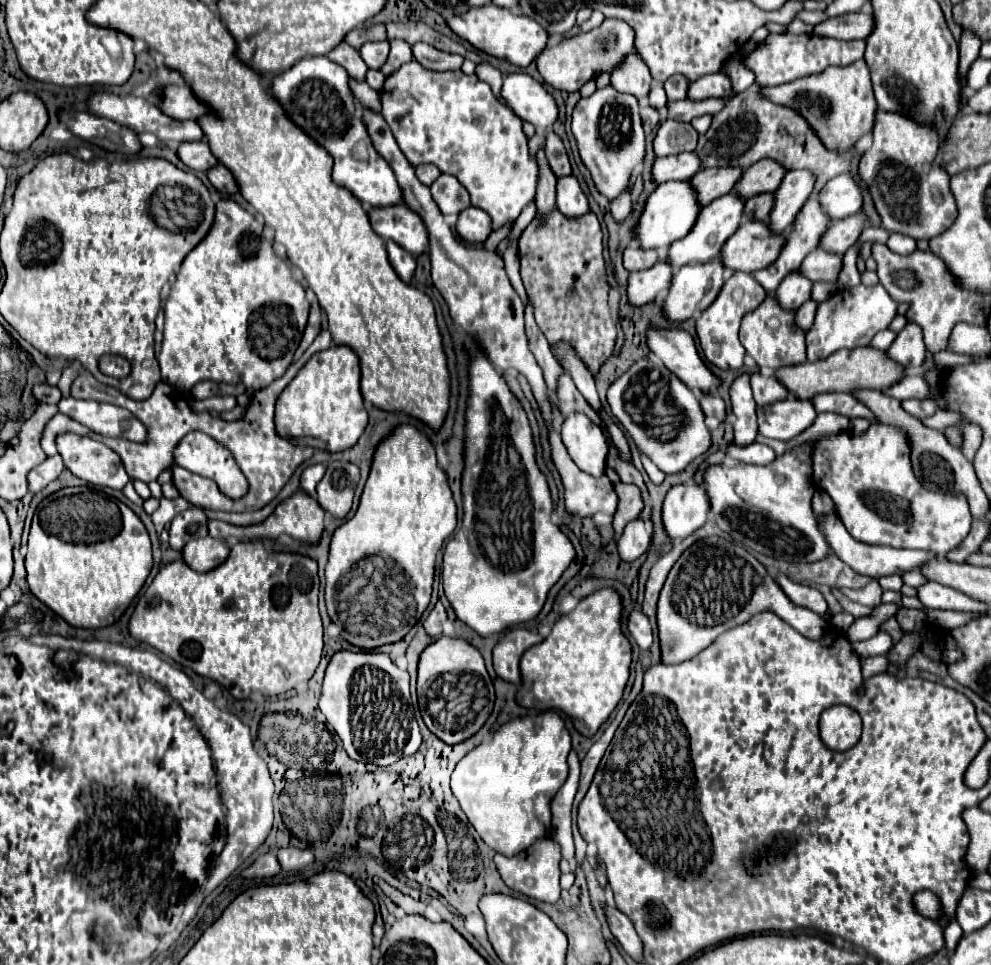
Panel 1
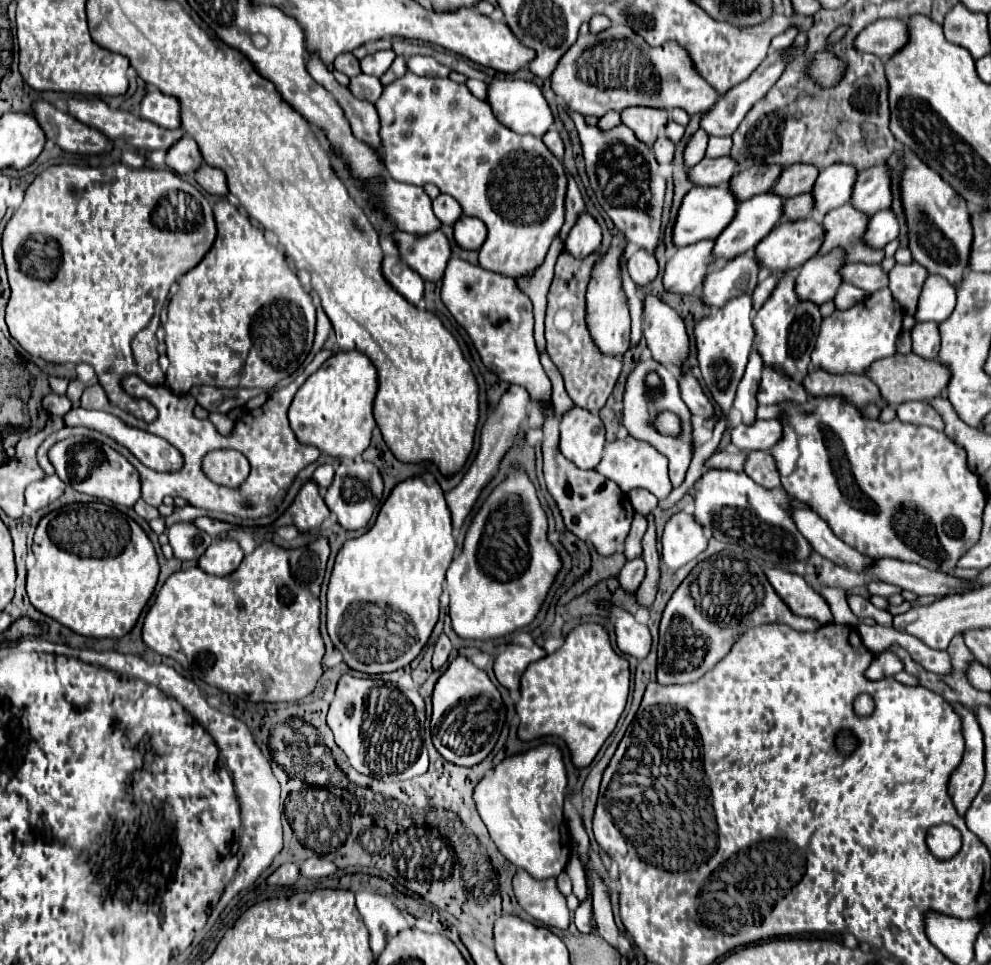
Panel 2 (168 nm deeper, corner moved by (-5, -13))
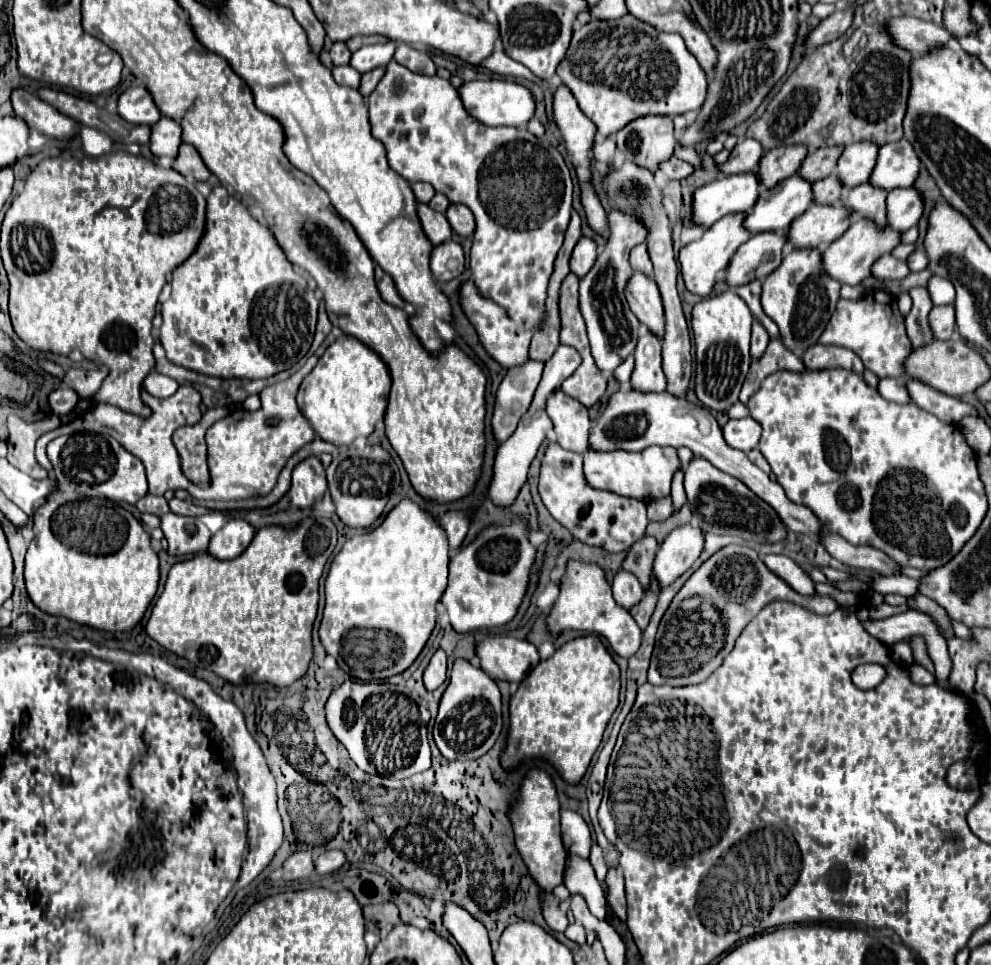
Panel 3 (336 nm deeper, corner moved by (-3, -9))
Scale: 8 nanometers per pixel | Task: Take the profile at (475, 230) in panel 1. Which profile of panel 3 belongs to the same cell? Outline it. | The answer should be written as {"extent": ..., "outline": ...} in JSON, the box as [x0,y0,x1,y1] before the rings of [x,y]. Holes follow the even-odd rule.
{"extent":[447,205,475,237],"outline":[[[449,205],[447,221],[451,229],[461,237],[471,237],[475,233],[475,217],[465,205]]]}

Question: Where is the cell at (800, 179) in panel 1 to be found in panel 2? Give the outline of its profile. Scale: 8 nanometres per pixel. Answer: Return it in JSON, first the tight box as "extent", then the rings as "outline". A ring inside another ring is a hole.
{"extent":[813,165,857,215],"outline":[[[829,165],[823,169],[813,187],[815,209],[825,215],[829,209],[845,205],[851,199],[855,179],[857,169],[853,165]]]}

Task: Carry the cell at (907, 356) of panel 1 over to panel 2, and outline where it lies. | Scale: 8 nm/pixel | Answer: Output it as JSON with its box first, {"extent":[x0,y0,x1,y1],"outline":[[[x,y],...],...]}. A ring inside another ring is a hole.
{"extent":[911,321,941,359],"outline":[[[929,321],[929,323],[917,323],[911,331],[913,335],[913,353],[925,357],[925,359],[935,359],[941,347],[941,335],[939,335],[939,323]]]}

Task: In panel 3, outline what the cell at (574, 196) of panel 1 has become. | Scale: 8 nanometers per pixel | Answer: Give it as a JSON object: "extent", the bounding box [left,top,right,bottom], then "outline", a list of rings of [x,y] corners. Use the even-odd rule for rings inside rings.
{"extent":[571,237,597,277],"outline":[[[581,237],[573,249],[573,255],[571,255],[571,271],[577,275],[577,277],[583,277],[591,265],[595,263],[595,257],[597,257],[597,245],[591,237]]]}

